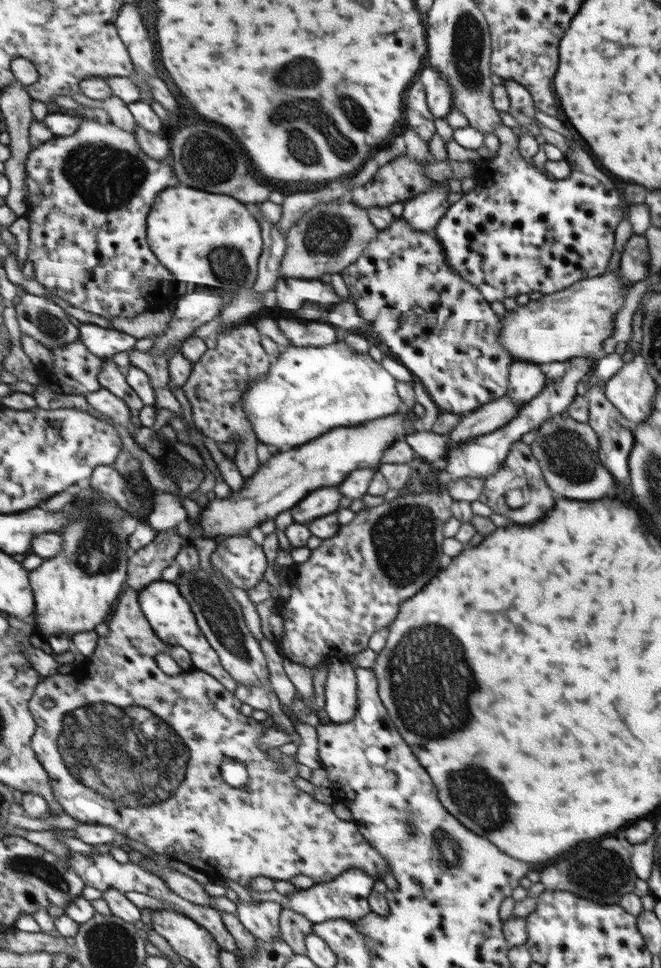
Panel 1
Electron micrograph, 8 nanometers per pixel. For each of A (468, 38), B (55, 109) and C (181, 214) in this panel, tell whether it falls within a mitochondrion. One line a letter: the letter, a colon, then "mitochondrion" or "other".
A: mitochondrion
B: other
C: other

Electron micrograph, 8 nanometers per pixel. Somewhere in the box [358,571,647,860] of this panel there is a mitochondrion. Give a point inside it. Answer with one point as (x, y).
(413, 671)

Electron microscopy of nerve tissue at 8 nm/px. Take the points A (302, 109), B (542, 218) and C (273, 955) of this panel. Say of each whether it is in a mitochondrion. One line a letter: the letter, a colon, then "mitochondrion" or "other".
A: mitochondrion
B: other
C: other

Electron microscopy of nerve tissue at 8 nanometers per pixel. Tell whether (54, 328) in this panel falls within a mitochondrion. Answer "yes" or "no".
yes

